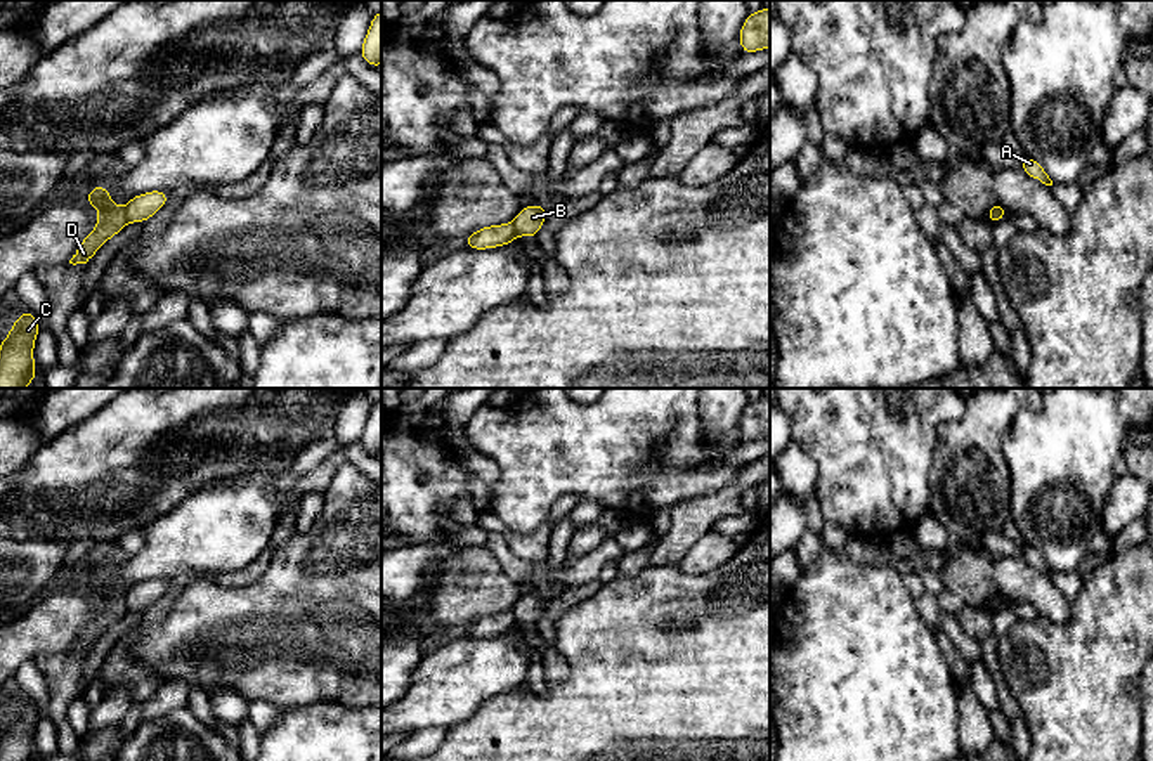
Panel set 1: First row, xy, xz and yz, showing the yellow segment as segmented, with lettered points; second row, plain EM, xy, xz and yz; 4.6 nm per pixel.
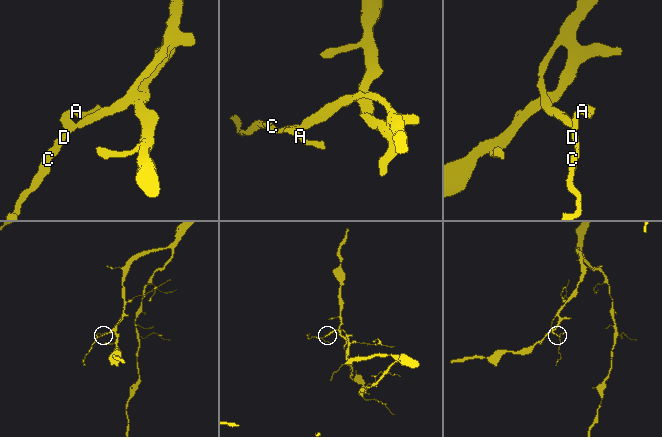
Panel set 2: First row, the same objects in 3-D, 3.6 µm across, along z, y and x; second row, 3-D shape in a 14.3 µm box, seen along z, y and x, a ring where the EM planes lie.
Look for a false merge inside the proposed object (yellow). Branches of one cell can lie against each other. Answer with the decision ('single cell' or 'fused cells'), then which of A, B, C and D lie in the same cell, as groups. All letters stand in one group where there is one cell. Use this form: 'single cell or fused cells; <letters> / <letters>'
fused cells; A C D / B

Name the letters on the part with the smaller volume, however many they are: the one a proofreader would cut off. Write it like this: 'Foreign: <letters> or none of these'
Foreign: A, C, D

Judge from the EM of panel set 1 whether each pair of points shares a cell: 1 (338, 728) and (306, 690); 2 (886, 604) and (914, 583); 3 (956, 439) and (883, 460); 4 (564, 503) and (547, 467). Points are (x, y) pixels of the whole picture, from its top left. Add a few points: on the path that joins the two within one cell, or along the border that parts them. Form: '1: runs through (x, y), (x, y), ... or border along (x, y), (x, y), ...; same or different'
1: border along (356, 706), (311, 702), (281, 711); different
2: border along (902, 574), (902, 583), (914, 598); different
3: border along (963, 411), (957, 420), (938, 427), (928, 484); different
4: border along (581, 500), (574, 494), (564, 494), (547, 517); different

